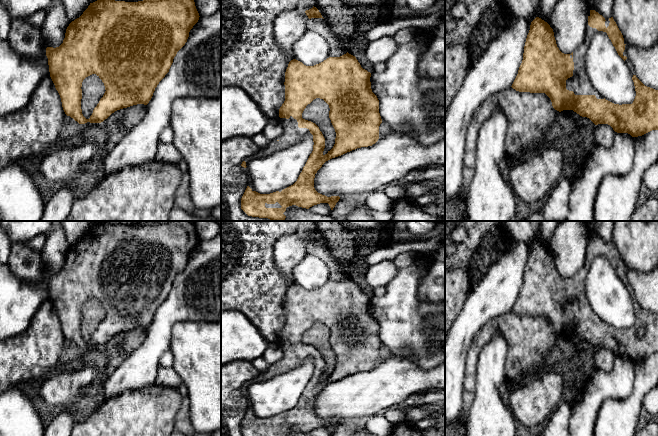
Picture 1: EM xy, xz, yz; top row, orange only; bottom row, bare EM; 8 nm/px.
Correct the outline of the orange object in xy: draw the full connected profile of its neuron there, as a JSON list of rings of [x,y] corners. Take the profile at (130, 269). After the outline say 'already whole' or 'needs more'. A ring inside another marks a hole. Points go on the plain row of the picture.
[[[167,221],[138,226],[100,222],[90,227],[83,238],[69,248],[63,267],[56,272],[46,272],[50,301],[60,319],[65,338],[79,348],[101,347],[117,334],[137,328],[147,329],[159,306],[169,296],[177,276],[187,266],[189,256],[199,241],[193,221]],[[92,298],[102,304],[106,315],[90,342],[86,343],[81,333],[81,311],[83,304]]]; already whole

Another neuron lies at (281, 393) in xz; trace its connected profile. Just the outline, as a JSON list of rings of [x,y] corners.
[[[308,357],[297,368],[250,385],[246,395],[255,415],[270,418],[293,409],[313,375],[313,369],[313,359]]]

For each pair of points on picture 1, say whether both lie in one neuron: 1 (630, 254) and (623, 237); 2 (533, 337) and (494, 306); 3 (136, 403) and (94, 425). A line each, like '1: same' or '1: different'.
1: same
2: different
3: same

